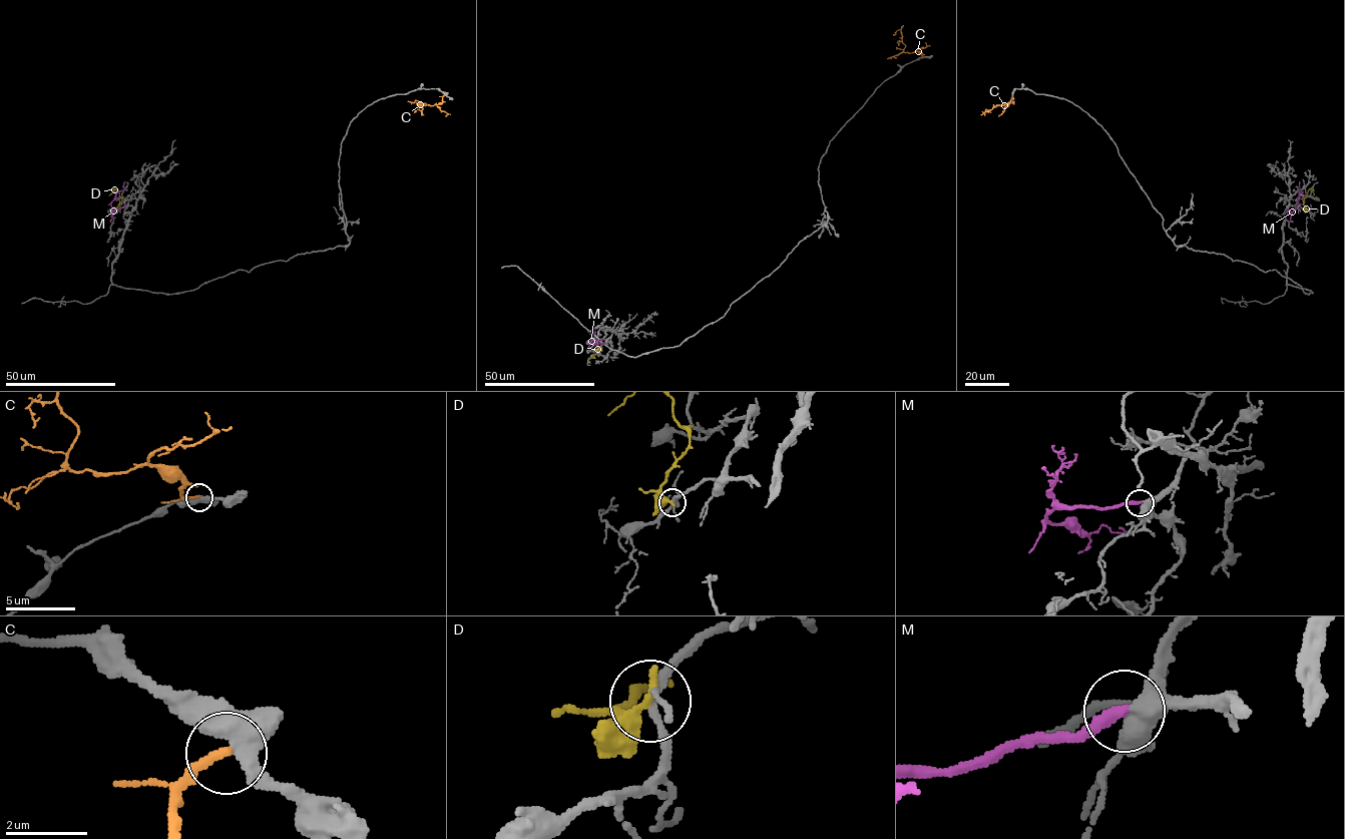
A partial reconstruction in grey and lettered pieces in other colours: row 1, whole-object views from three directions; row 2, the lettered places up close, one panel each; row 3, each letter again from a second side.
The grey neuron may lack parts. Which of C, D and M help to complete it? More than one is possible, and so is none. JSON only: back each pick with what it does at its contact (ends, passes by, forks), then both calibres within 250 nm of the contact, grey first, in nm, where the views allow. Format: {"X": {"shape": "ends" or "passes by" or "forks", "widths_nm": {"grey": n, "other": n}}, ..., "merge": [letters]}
{"M": {"shape": "ends", "widths_nm": {"grey": 380, "other": 280}}, "merge": ["M"]}

